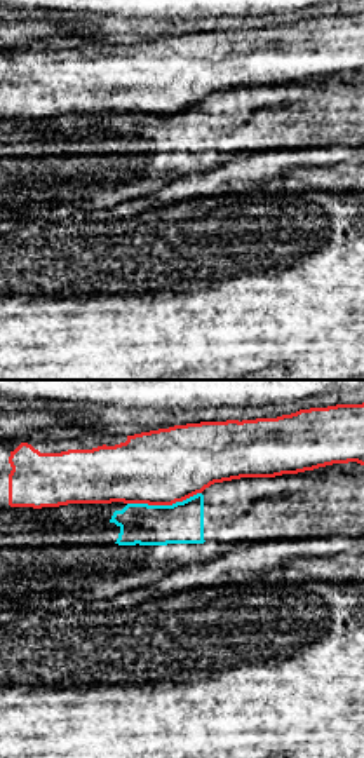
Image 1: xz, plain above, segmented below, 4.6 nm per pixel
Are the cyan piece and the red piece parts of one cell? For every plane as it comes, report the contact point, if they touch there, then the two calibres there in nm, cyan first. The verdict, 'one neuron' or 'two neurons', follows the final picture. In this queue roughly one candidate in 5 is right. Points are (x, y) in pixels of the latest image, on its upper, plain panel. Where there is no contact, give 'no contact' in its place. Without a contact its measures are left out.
(164, 115) | 190/360 nm

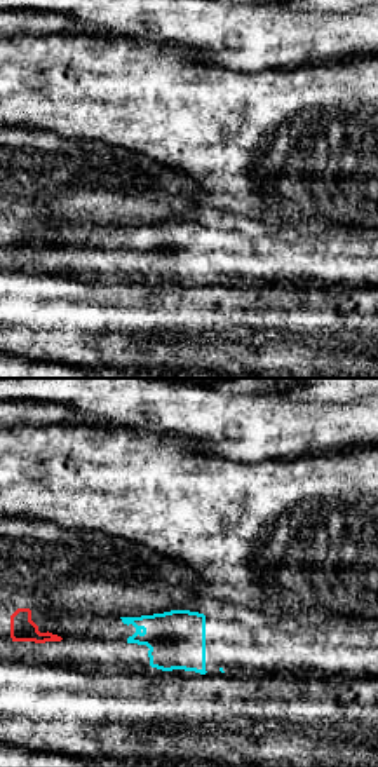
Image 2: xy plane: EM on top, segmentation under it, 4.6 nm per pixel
no contact

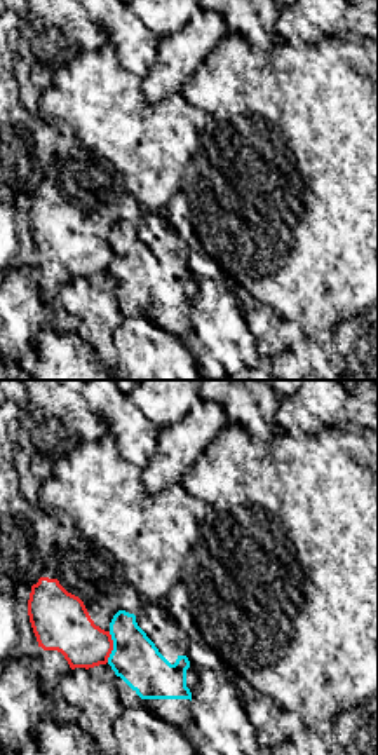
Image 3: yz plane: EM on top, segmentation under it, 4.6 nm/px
(114, 257) | 220/240 nm

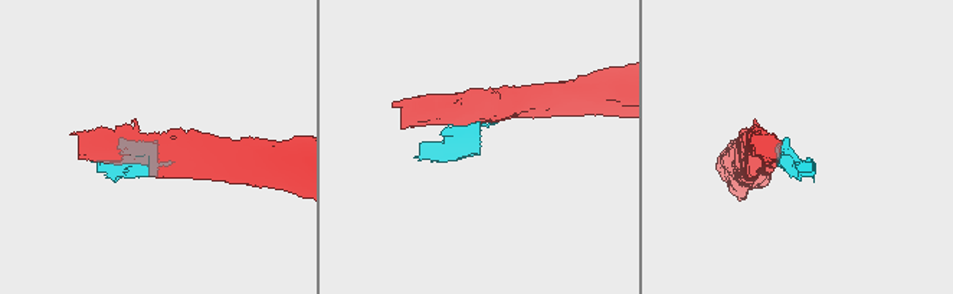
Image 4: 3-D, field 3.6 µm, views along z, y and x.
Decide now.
two neurons

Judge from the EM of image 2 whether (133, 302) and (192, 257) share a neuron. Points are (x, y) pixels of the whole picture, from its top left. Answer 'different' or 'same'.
different

